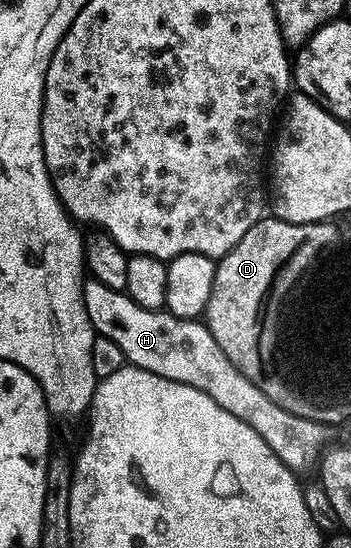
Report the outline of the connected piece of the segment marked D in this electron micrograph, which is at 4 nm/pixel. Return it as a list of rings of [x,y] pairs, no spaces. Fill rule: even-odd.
[[[266,216],[247,228],[243,240],[217,262],[203,321],[211,336],[215,336],[215,344],[223,348],[227,360],[231,360],[247,380],[257,378],[257,322],[253,322],[257,298],[261,298],[265,282],[269,282],[273,270],[277,270],[277,262],[290,258],[297,251],[297,242],[305,242],[305,234],[309,233],[310,230],[300,222],[284,222],[282,218]]]

